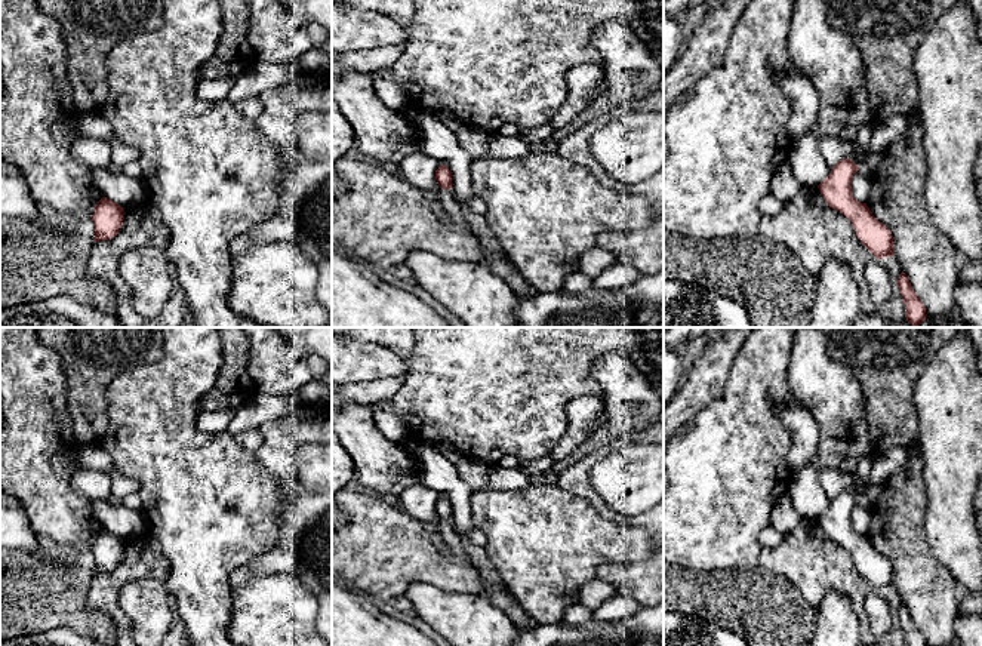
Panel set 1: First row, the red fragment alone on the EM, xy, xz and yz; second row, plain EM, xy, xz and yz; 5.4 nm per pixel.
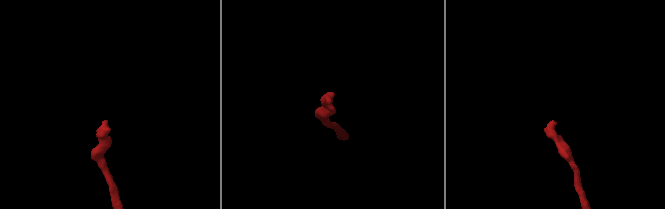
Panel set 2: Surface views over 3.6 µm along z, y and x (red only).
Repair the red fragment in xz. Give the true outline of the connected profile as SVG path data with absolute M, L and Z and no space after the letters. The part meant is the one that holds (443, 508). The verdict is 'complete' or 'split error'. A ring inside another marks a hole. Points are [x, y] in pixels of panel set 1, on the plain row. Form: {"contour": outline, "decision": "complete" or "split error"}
{"contour": "M440 495L438 501L435 502L435 513L440 517L440 535L444 541L444 544L449 547L449 550L459 559L465 560L468 565L471 565L474 569L474 562L467 556L464 551L462 542L455 530L455 526L450 523L452 520L452 504L447 498L443 498Z", "decision": "split error"}

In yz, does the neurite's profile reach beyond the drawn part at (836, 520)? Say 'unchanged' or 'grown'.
grown

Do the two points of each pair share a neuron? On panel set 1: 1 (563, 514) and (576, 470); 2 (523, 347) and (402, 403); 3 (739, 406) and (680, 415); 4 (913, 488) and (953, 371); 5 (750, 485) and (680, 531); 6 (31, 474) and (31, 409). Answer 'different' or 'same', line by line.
1: different
2: same
3: different
4: different
5: same
6: same

